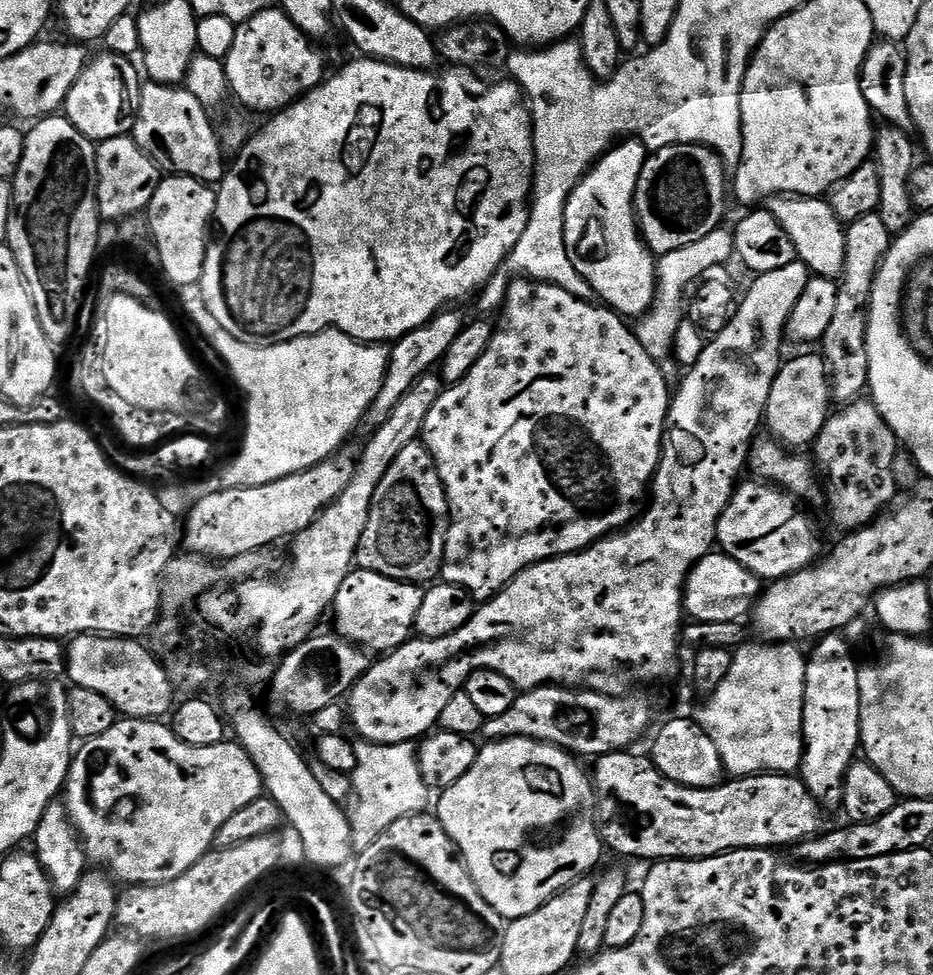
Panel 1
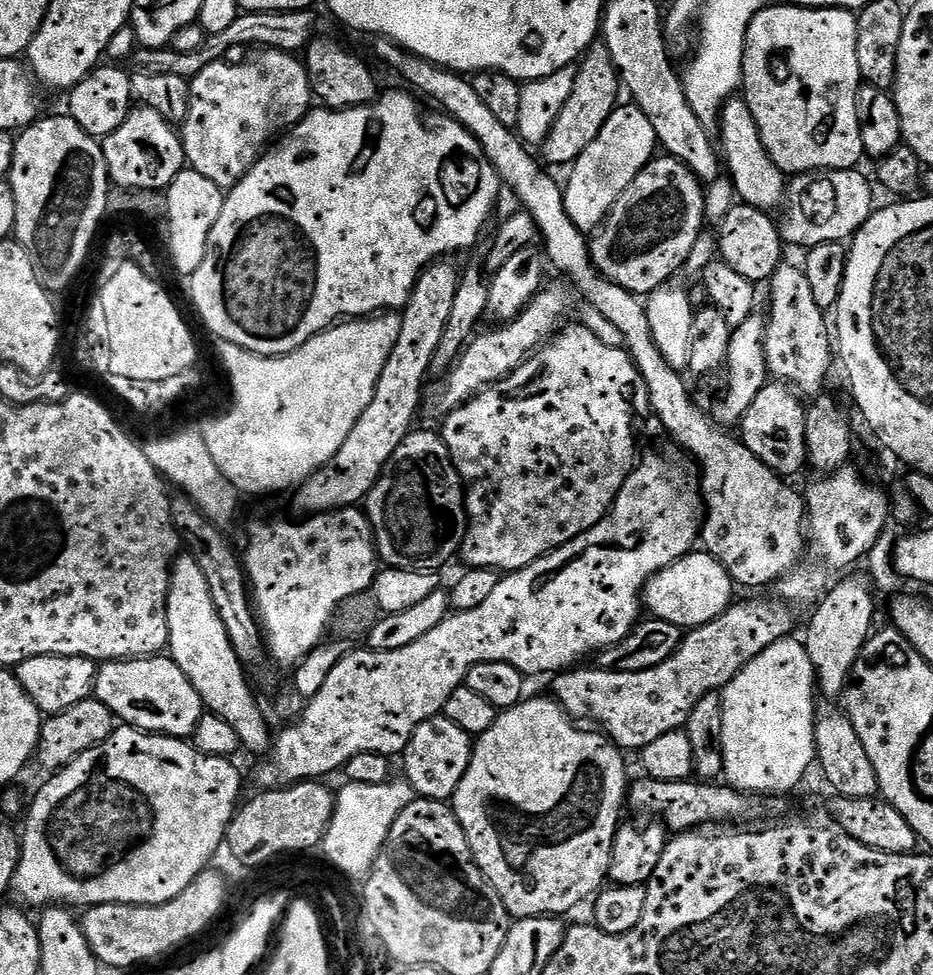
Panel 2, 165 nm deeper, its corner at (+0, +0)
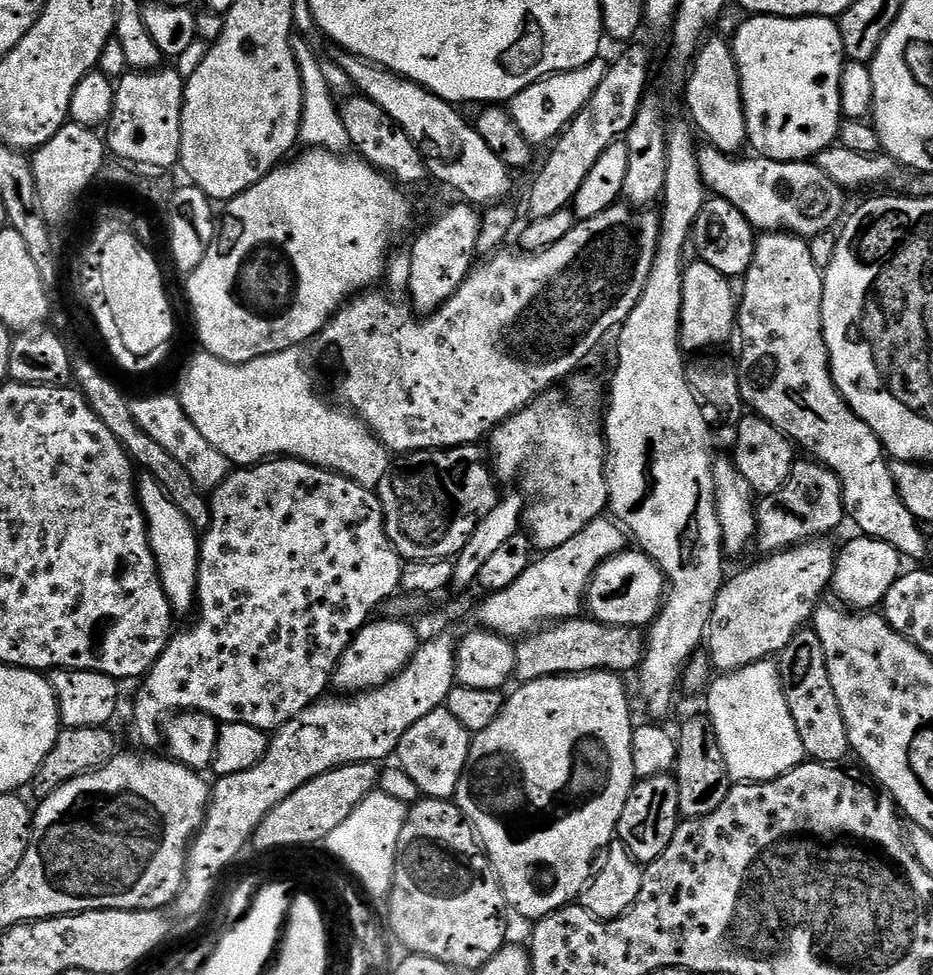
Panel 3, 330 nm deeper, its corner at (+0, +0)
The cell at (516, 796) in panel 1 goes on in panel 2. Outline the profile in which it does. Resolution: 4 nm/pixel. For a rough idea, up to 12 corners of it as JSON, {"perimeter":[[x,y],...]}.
{"perimeter":[[555,699],[475,741],[450,801],[516,920],[605,887],[625,753]]}

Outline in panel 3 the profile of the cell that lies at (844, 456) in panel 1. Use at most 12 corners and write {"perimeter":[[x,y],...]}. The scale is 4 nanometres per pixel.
{"perimeter":[[811,540],[724,583],[717,673],[779,657],[815,617],[838,552]]}

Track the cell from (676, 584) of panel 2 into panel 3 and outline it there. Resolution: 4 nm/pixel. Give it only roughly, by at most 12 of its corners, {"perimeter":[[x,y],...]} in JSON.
{"perimeter":[[639,550],[604,561],[586,593],[591,619],[651,625],[666,599]]}

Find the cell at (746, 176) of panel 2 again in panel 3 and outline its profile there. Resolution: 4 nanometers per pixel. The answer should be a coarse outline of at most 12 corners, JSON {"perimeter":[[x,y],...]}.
{"perimeter":[[705,39],[688,88],[691,123],[720,152],[748,144],[731,43]]}

